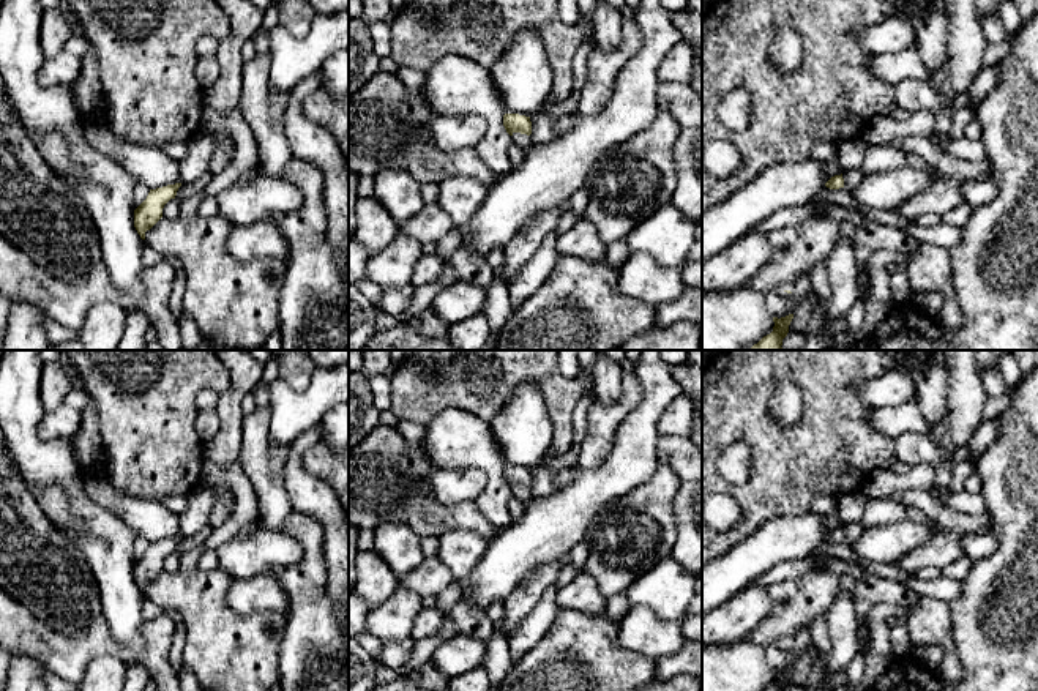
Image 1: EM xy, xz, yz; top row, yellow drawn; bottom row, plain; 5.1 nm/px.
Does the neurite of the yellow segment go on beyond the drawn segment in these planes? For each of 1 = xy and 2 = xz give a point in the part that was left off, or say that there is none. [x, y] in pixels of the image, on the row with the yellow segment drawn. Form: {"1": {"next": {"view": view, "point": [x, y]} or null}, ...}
{"1": {"next": null}, "2": {"next": {"view": "xz", "point": [522, 141]}}}

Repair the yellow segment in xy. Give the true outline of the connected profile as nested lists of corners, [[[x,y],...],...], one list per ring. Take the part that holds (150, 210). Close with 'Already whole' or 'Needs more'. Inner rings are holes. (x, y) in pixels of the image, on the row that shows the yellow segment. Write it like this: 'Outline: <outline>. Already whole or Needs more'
Outline: [[[175,183],[150,189],[147,199],[134,210],[134,227],[142,240],[145,240],[145,232],[162,218],[164,205],[175,199],[180,186],[181,183]]]. Already whole

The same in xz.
Outline: [[[505,114],[503,126],[506,133],[511,136],[511,142],[516,144],[517,147],[524,148],[525,151],[535,147],[530,137],[532,134],[530,117],[519,114]]]. Needs more

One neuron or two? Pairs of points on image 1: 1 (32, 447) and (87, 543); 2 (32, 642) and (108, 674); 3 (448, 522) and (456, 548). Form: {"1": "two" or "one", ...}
{"1": "one", "2": "two", "3": "two"}

